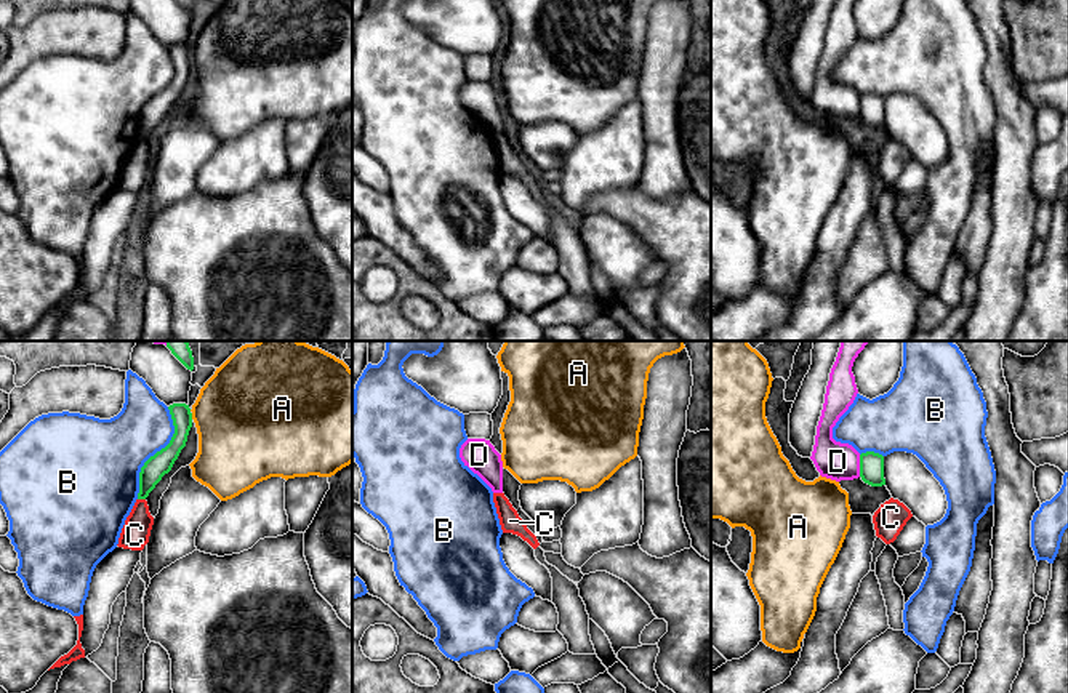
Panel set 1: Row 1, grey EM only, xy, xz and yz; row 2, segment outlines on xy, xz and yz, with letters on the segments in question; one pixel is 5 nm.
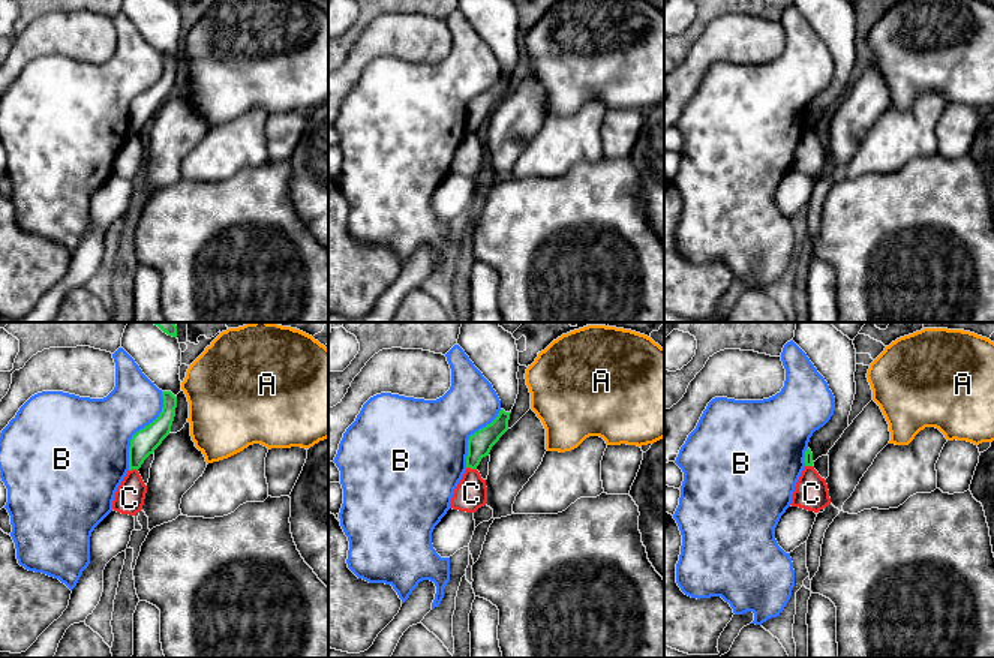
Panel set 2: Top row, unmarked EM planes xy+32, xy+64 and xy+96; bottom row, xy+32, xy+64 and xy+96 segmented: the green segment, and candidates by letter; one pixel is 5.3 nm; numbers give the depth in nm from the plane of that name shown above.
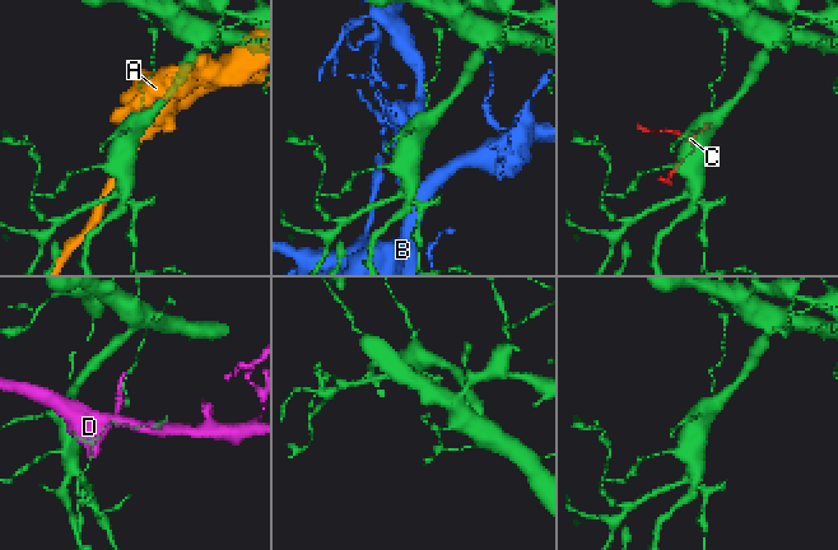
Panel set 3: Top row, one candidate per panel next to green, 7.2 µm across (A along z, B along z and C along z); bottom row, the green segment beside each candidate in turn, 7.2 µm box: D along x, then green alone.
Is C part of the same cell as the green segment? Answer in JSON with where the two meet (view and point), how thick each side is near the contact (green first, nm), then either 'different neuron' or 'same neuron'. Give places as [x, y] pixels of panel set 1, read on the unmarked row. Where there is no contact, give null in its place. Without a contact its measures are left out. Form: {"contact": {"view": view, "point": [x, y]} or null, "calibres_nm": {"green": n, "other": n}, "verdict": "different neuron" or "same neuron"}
{"contact": {"view": "xy", "point": [141, 140]}, "calibres_nm": {"green": 120, "other": 140}, "verdict": "different neuron"}

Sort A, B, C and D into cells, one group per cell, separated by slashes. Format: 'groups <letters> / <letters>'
groups A / B / C / D

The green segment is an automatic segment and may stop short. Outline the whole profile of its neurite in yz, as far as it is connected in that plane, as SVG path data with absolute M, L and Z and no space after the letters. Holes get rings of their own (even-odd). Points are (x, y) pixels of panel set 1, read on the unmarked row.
M874 93L860 96L860 118L871 128L885 126L884 120L884 98Z

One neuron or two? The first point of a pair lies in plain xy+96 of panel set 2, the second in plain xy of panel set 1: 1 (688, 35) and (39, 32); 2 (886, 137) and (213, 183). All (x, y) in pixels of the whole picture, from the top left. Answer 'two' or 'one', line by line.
1: two
2: one

